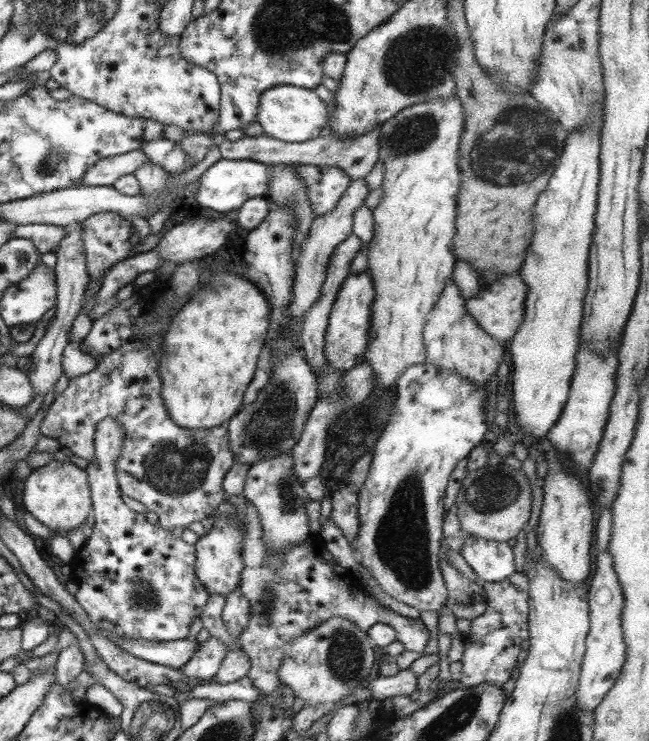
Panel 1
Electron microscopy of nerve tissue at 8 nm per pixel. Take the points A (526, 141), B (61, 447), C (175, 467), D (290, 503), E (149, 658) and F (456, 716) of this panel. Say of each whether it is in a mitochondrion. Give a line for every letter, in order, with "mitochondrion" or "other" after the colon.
A: mitochondrion
B: other
C: mitochondrion
D: mitochondrion
E: other
F: mitochondrion

